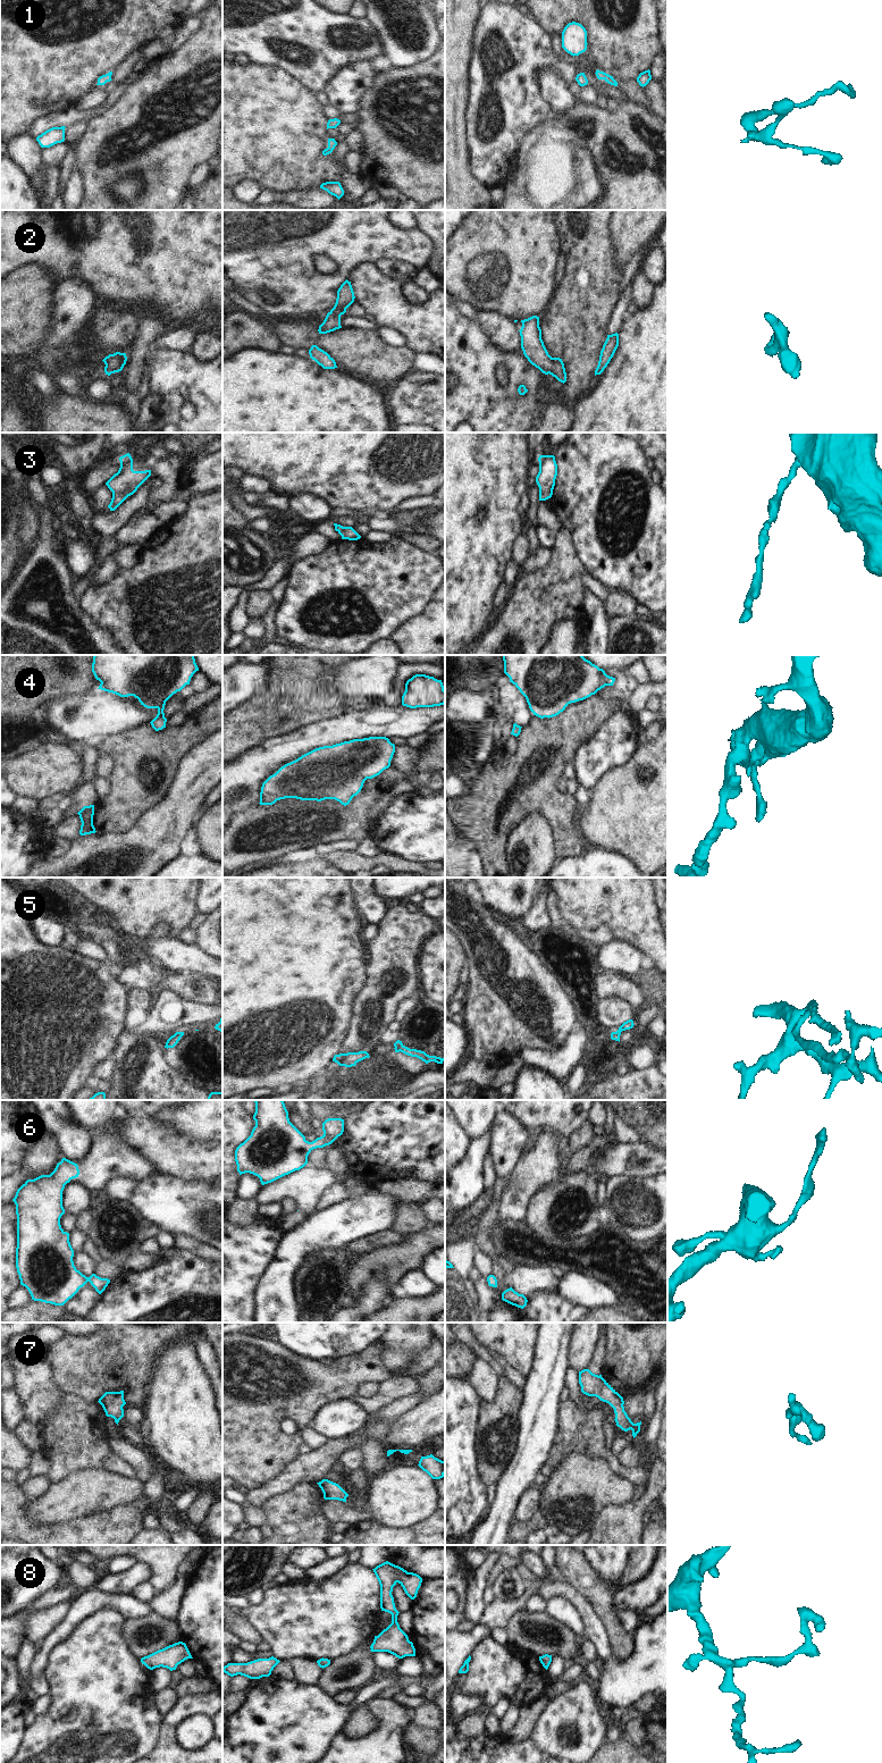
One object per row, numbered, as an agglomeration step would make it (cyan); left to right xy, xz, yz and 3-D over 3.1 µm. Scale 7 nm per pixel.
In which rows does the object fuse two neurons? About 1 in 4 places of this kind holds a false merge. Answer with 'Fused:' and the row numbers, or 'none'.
Fused: none

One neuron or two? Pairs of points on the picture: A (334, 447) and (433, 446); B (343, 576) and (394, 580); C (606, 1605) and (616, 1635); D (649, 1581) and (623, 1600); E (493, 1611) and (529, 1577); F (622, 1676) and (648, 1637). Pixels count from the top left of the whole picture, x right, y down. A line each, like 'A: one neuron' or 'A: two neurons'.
A: one neuron
B: one neuron
C: one neuron
D: one neuron
E: two neurons
F: one neuron

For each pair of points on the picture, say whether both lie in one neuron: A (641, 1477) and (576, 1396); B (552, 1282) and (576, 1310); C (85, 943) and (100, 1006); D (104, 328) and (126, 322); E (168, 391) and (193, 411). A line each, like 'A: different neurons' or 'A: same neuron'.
A: different neurons
B: different neurons
C: different neurons
D: same neuron
E: same neuron

